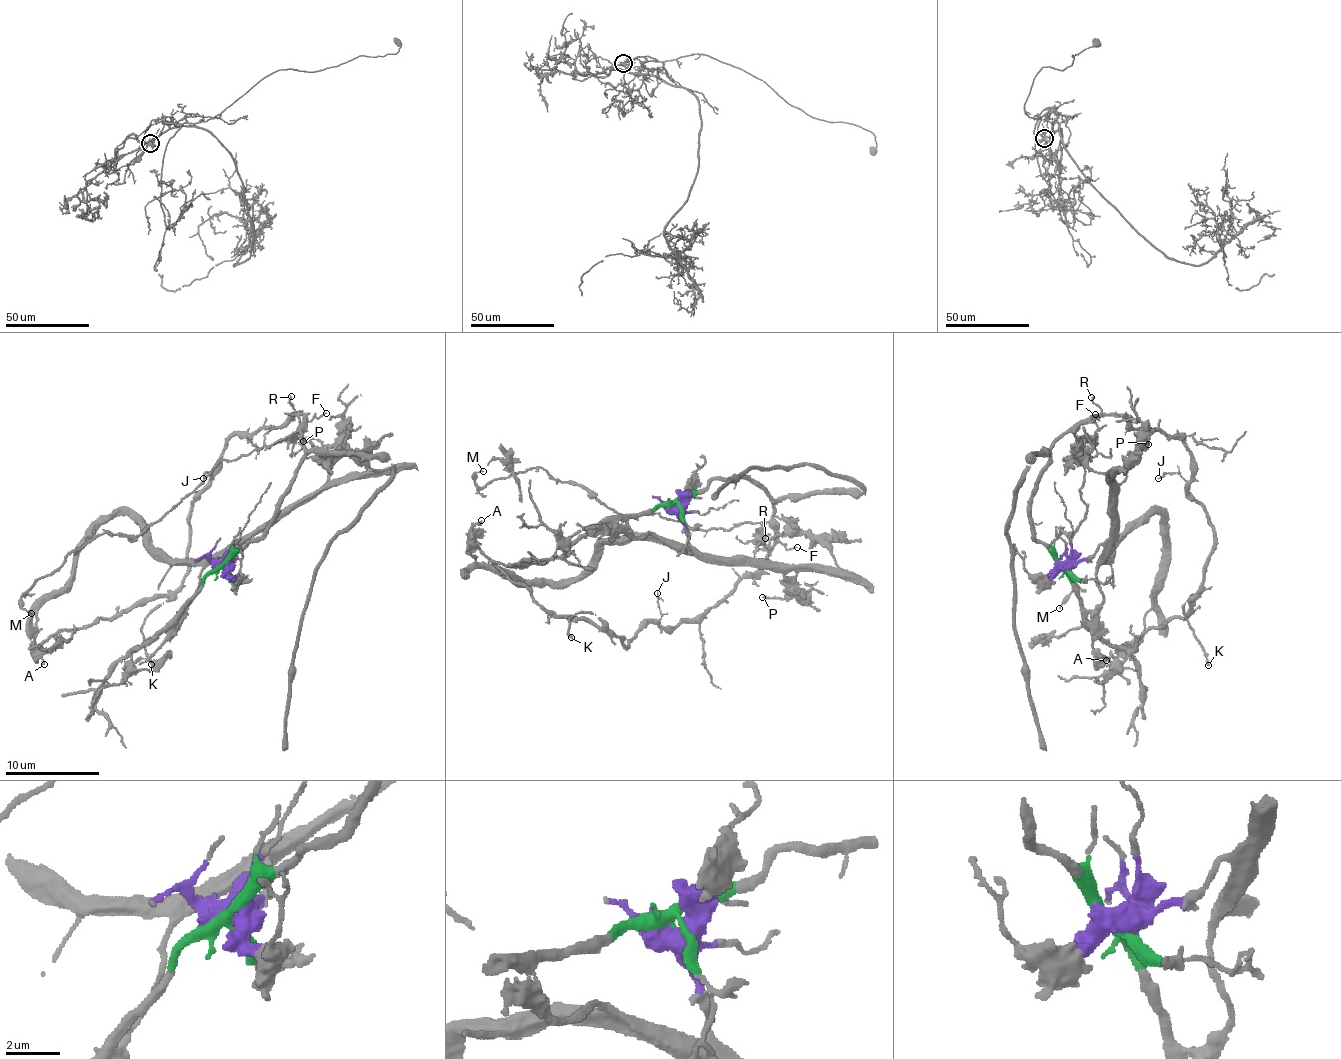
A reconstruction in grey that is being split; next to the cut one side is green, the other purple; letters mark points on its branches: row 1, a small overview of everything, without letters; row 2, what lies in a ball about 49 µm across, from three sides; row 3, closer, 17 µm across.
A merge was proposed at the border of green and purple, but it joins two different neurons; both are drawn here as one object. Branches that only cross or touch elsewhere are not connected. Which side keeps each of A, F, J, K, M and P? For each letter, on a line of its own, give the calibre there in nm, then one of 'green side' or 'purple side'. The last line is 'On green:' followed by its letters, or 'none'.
A: 120 nm | purple side
F: 110 nm | green side
J: 140 nm | green side
K: 150 nm | green side
M: 100 nm | green side
P: 170 nm | purple side
On green: F, J, K, M

